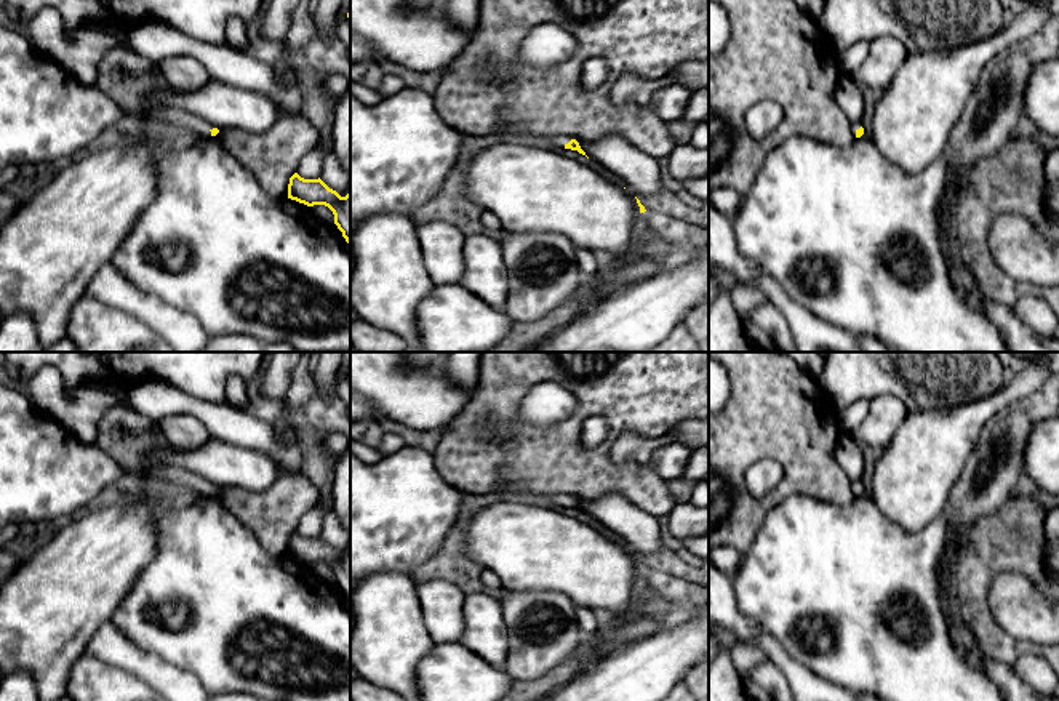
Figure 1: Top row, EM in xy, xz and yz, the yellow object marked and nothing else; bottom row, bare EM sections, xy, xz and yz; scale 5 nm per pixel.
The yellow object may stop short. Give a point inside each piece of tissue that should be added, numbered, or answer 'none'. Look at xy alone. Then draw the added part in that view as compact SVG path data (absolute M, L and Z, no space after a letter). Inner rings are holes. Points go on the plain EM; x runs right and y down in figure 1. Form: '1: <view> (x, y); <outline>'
1: xy (173, 474); M154 466L147 467L142 472L144 482L162 482L162 483L178 483L178 485L189 485L197 491L206 491L213 488L213 483L206 482L203 477L192 474L190 471L179 467L179 466Z

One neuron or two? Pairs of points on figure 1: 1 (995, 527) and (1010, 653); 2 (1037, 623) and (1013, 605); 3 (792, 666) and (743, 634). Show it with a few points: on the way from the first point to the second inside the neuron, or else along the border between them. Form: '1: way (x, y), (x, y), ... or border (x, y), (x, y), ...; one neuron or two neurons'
1: way (976, 559), (976, 616), (981, 621); one neuron
2: way (1031, 616), (1019, 608); one neuron
3: way (779, 656), (755, 636); one neuron

